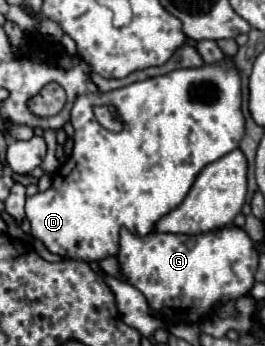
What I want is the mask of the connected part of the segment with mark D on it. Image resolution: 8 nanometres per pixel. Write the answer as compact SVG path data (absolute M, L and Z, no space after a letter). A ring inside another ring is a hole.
M231 58L195 70L173 70L171 74L147 78L147 82L135 82L107 94L79 96L71 110L71 124L75 128L73 154L55 172L49 190L27 198L25 216L31 224L31 236L41 240L51 254L69 260L101 262L119 254L121 228L127 228L135 236L149 234L161 216L183 202L195 178L207 164L237 148L245 132L245 120L241 114L241 80ZM97 104L113 104L117 108L123 122L121 132L109 132L95 120L93 106Z

